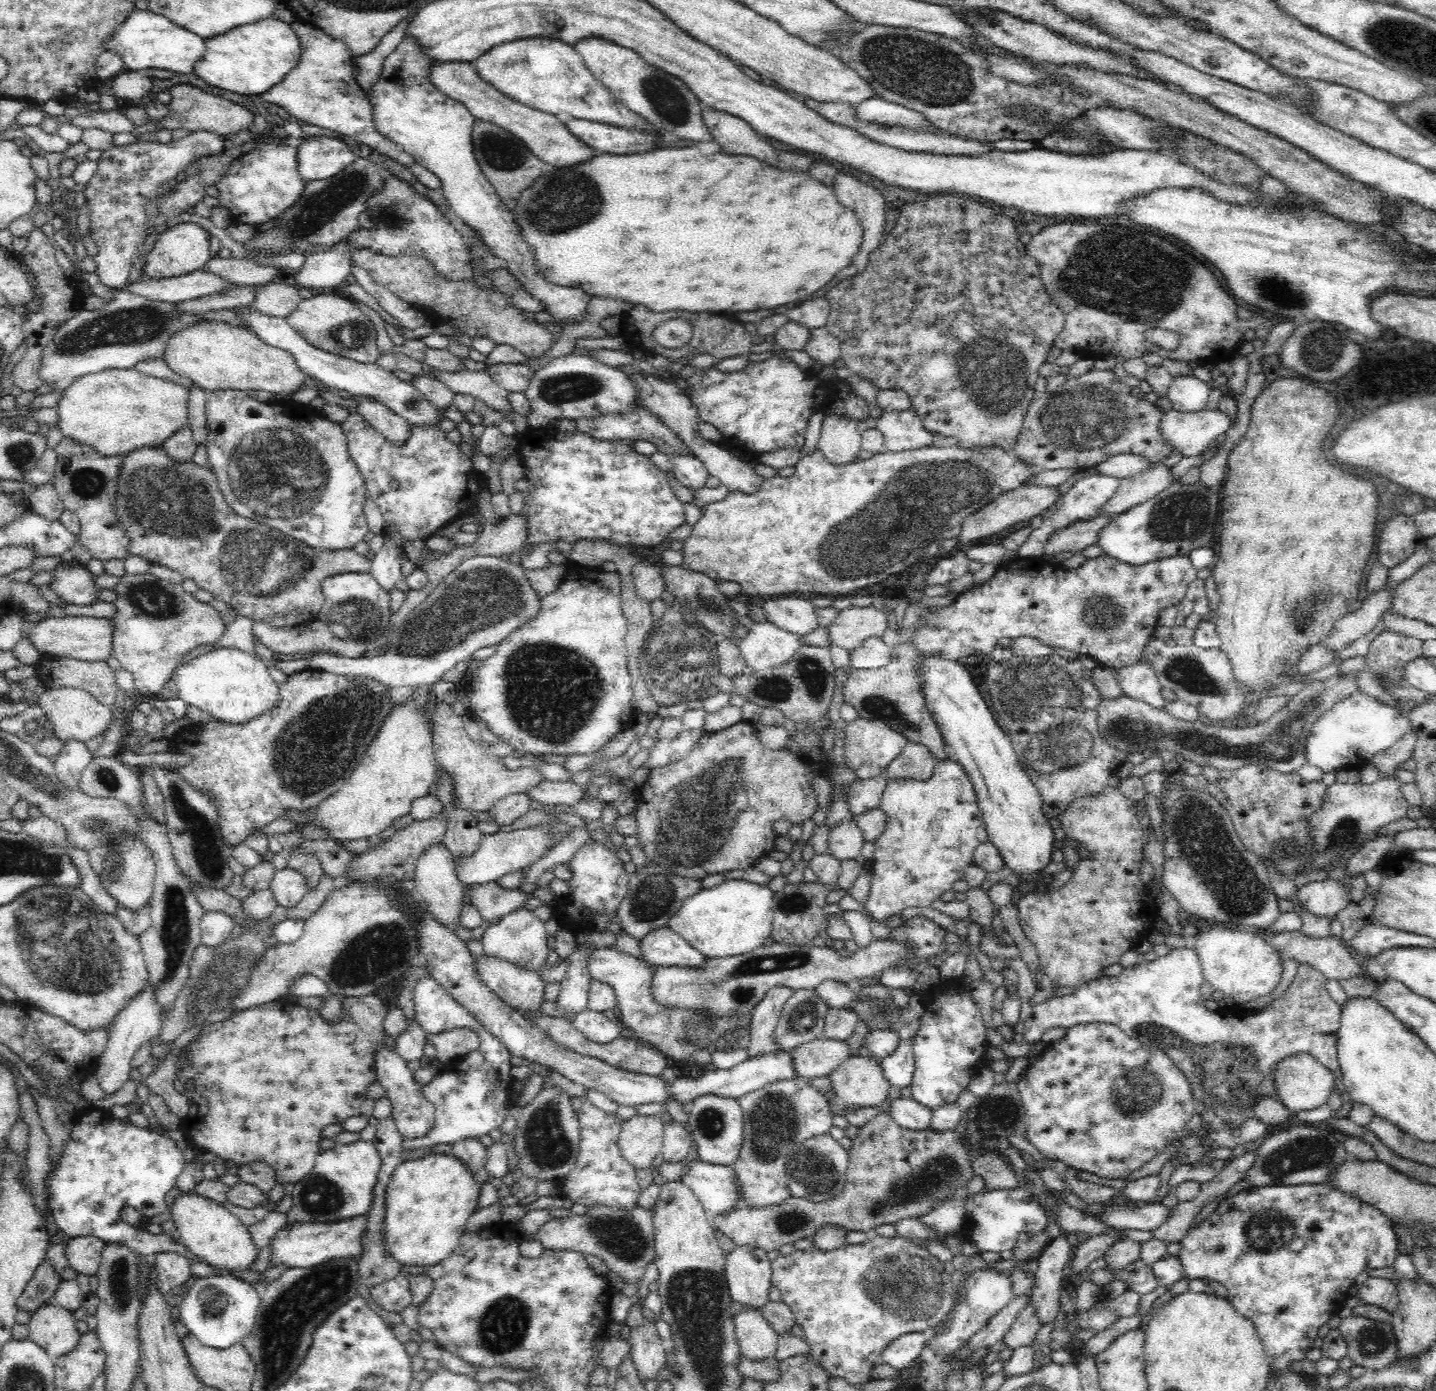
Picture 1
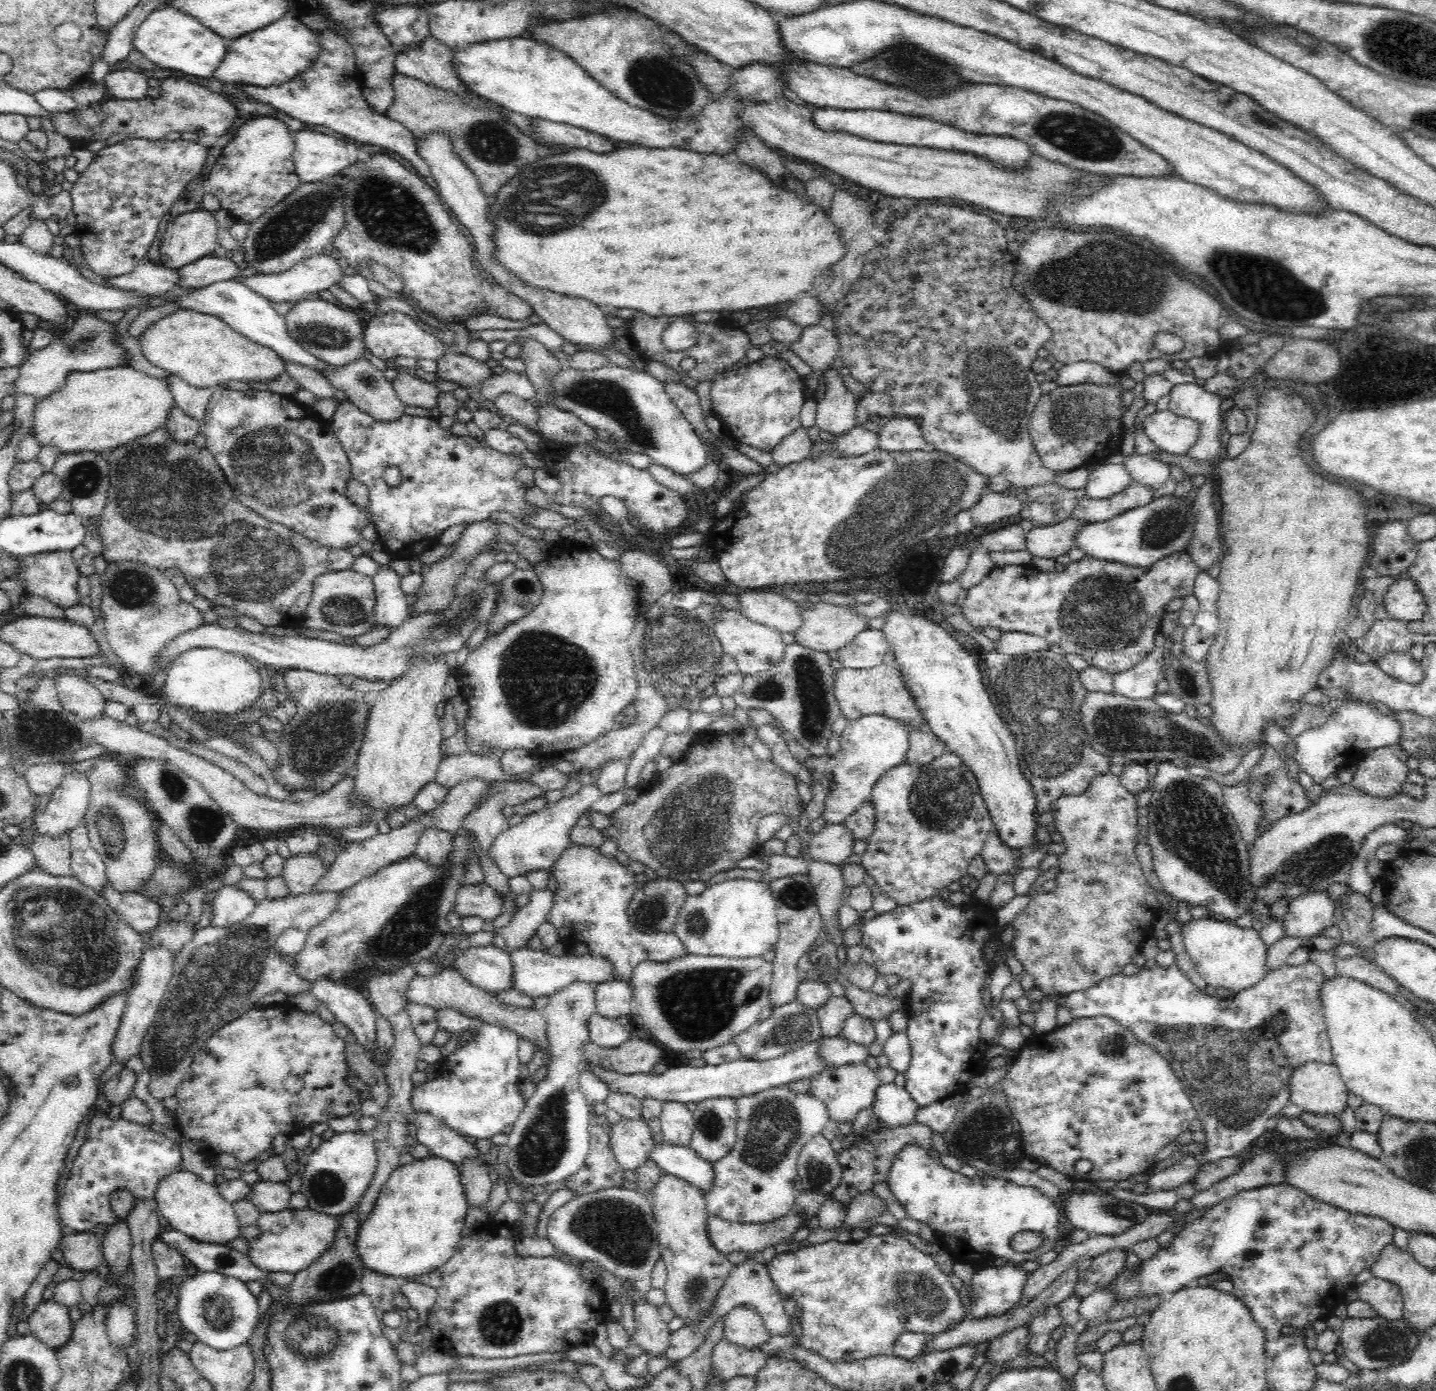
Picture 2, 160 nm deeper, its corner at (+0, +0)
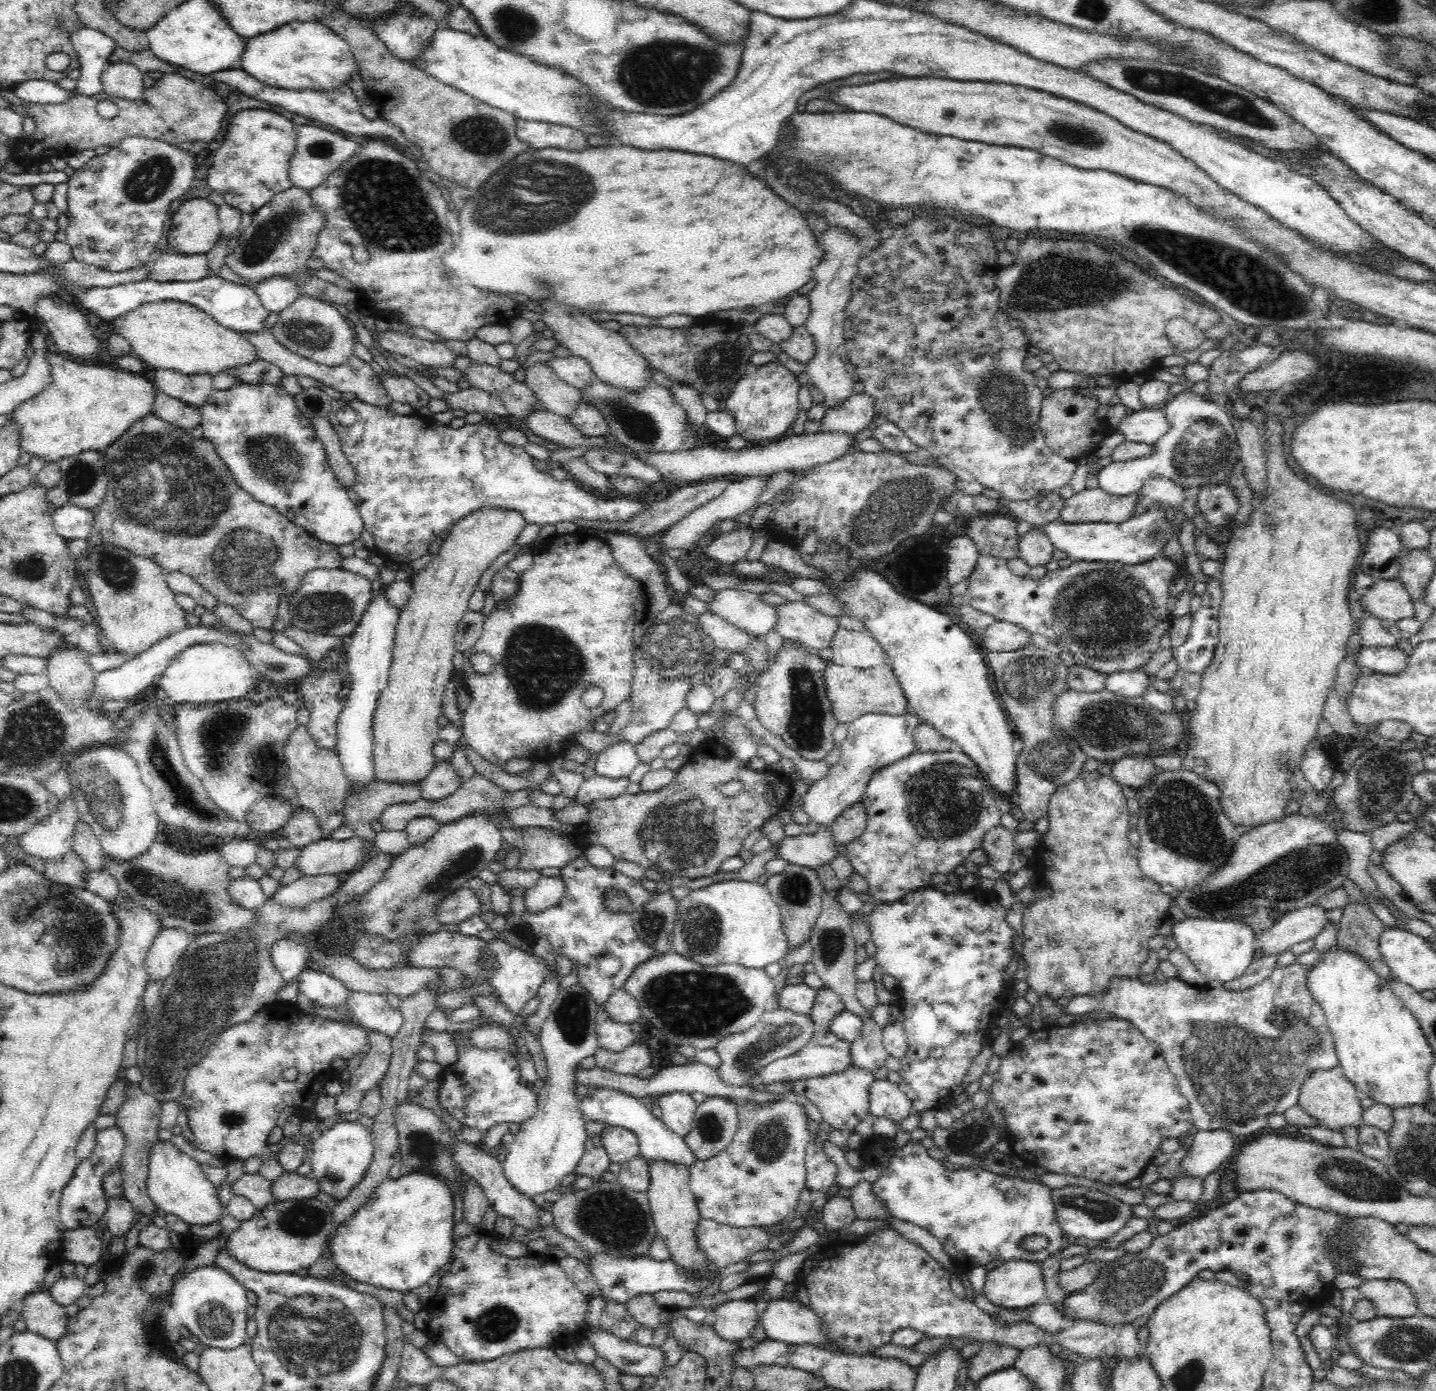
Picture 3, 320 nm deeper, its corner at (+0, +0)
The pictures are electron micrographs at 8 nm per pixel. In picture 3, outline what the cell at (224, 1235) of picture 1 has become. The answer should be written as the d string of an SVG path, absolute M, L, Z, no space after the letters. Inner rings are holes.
M156 1138L148 1152L148 1174L146 1190L156 1207L168 1214L182 1218L186 1224L210 1224L218 1222L225 1210L220 1207L217 1188L212 1185L202 1171L201 1164L180 1151L170 1140Z

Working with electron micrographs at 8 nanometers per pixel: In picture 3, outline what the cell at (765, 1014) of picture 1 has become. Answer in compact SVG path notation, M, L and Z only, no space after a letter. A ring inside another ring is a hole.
M790 864L781 874L771 875L764 886L781 911L781 926L785 931L789 948L798 946L798 944L802 946L811 937L813 926L824 904L822 903L824 886L816 870Z

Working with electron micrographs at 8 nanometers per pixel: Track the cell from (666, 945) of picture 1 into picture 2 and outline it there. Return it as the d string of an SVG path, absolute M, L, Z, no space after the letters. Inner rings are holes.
M572 846L560 856L551 873L557 880L558 889L555 892L554 906L544 921L554 926L558 942L566 944L571 950L582 950L593 958L608 960L615 973L613 981L628 983L634 968L640 962L669 962L687 955L680 939L673 932L646 934L634 928L627 916L627 908L640 886L636 882L635 873L619 864L616 858L605 858L593 846Z

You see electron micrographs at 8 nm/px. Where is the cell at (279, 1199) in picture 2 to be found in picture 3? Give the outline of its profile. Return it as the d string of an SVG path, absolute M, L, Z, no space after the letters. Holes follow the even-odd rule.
M284 1173L273 1181L272 1192L275 1200L290 1200L290 1198L312 1198L319 1193L320 1185L313 1175L300 1176L294 1173Z

